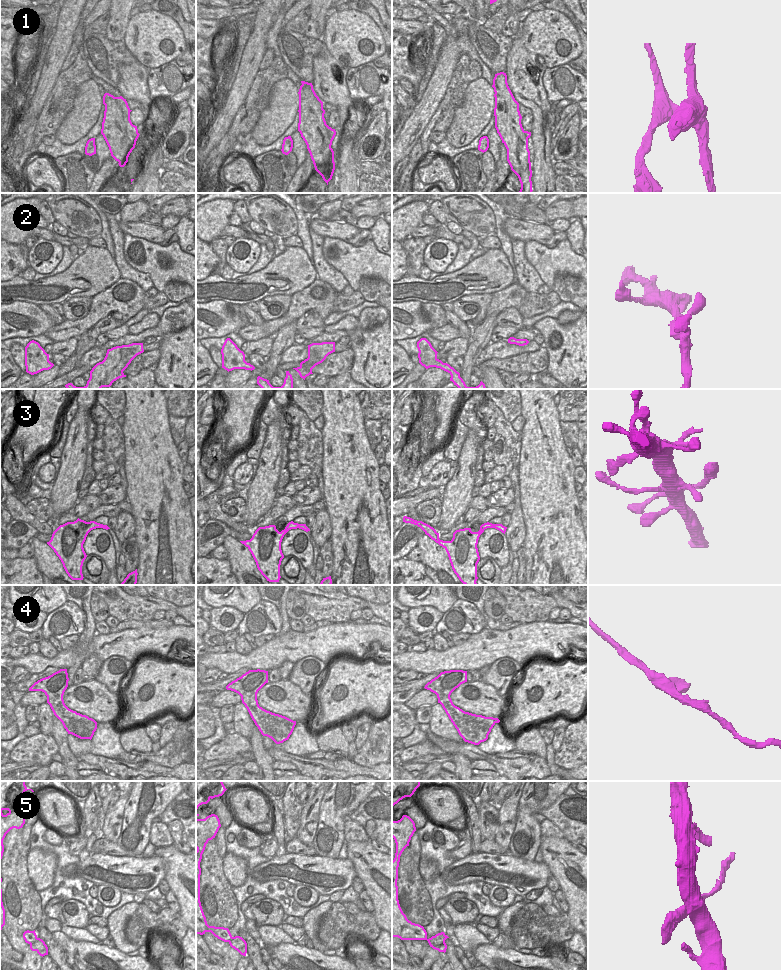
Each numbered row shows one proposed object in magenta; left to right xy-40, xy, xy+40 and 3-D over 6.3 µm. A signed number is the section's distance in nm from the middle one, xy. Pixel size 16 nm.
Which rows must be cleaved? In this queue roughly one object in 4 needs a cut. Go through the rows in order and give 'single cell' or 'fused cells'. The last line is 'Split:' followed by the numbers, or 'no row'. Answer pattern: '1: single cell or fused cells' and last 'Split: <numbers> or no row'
1: fused cells
2: single cell
3: single cell
4: single cell
5: single cell
Split: 1

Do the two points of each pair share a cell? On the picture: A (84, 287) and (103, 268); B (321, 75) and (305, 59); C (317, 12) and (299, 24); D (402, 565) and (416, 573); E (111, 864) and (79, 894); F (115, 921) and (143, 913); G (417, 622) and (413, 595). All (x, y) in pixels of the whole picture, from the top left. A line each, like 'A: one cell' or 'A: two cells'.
A: one cell
B: two cells
C: two cells
D: one cell
E: two cells
F: two cells
G: two cells

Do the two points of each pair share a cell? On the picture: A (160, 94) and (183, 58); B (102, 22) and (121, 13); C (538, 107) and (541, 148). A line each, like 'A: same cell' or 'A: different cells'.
A: different cells
B: different cells
C: same cell

